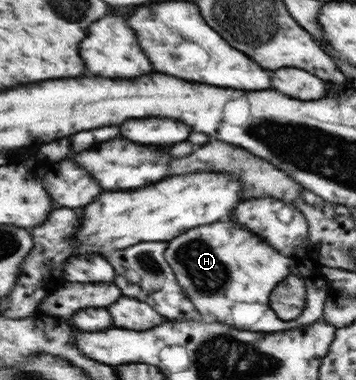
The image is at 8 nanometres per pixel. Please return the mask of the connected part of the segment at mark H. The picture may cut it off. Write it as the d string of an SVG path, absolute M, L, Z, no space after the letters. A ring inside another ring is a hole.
M230 224L188 230L188 234L181 234L169 242L165 257L185 295L205 318L218 318L219 323L240 330L273 333L312 324L323 318L326 301L333 294L319 267L314 270L300 268L294 258L282 256L261 236ZM290 274L298 274L307 282L307 307L296 320L286 321L272 310L270 292Z

